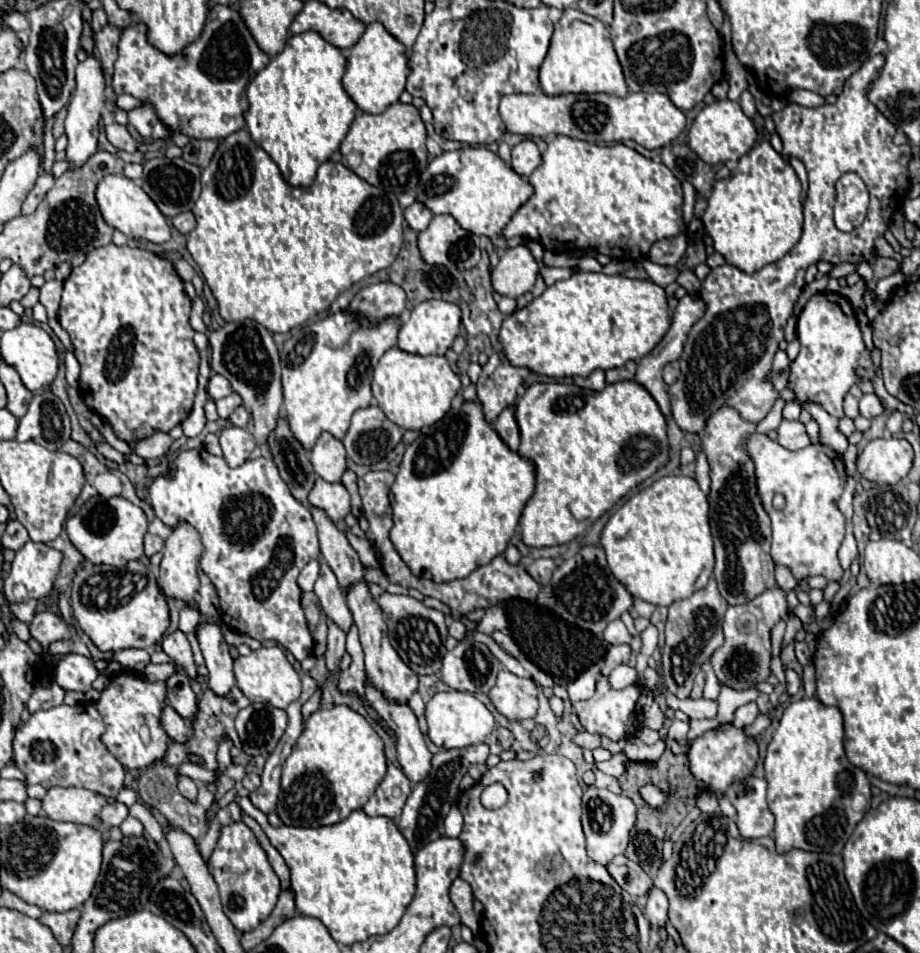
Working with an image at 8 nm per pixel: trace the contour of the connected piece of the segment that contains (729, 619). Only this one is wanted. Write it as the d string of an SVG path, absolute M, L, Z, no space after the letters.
M775 587L773 591L761 593L757 599L743 603L741 607L729 607L723 619L723 635L725 643L711 655L711 665L715 669L715 675L719 679L719 685L731 687L735 691L745 691L745 689L755 689L757 683L767 681L771 675L771 629L781 621L781 617L789 610L801 620L804 628L814 635L821 633L821 628L817 622L810 622L813 612L812 607L803 604L795 608L787 605L785 593Z

